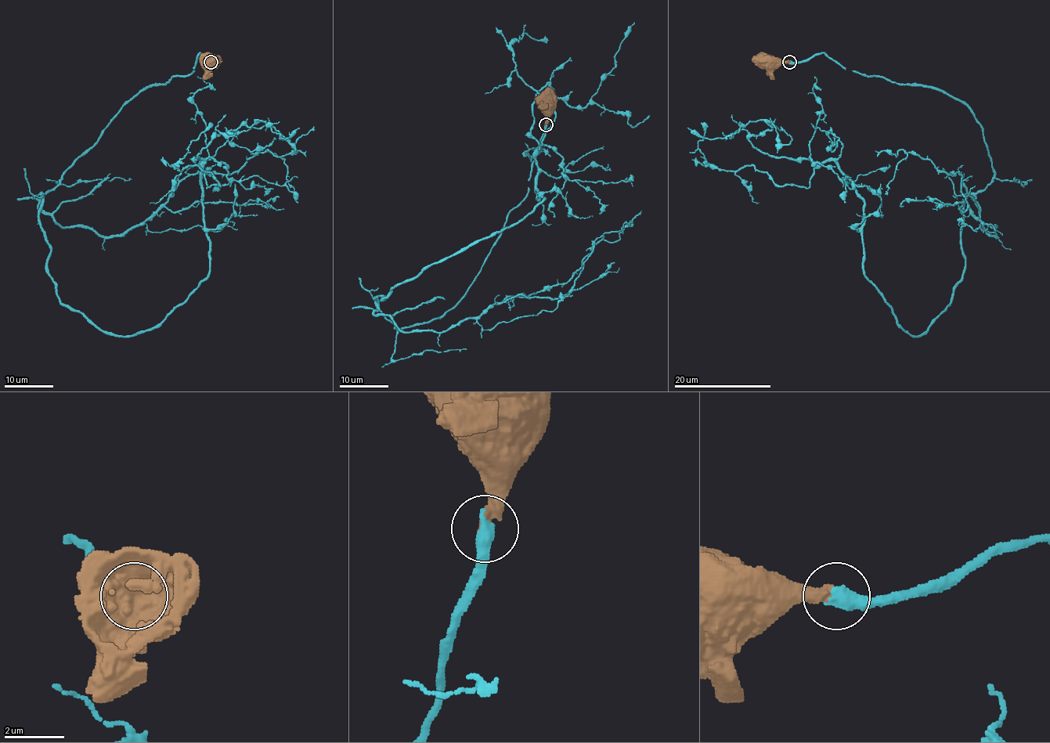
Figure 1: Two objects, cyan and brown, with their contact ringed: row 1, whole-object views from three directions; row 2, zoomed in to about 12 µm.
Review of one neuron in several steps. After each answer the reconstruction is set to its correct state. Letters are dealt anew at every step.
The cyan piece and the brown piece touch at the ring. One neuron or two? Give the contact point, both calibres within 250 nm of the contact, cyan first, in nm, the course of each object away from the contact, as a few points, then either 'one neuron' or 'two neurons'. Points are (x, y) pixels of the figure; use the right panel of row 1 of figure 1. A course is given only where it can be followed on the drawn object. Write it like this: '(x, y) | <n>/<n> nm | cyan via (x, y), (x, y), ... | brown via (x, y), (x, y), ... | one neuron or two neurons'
(789, 62) | 550/340 nm | cyan via (790, 62), (982, 128), (921, 335), (832, 160), (687, 128) | brown via (790, 62), (776, 60), (771, 56), (768, 62) | one neuron

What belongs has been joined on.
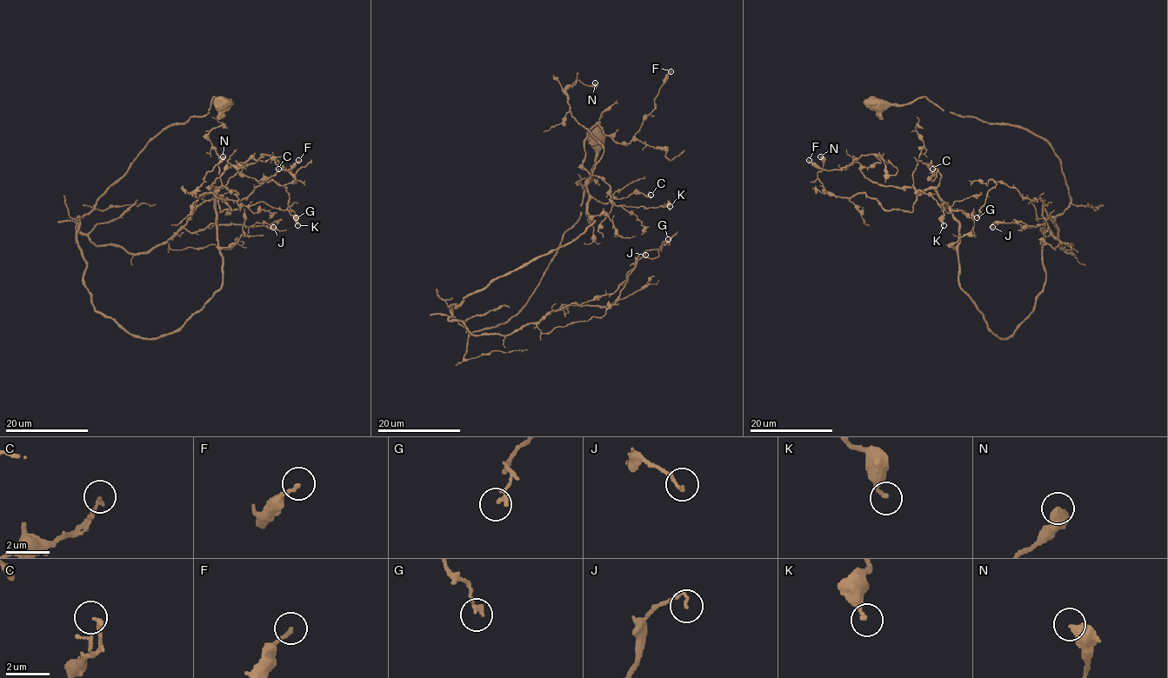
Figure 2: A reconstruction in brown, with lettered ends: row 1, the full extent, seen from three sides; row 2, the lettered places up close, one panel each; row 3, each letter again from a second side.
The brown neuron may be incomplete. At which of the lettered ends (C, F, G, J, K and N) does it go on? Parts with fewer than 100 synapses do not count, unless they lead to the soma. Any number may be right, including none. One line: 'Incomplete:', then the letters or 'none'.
Incomplete: none

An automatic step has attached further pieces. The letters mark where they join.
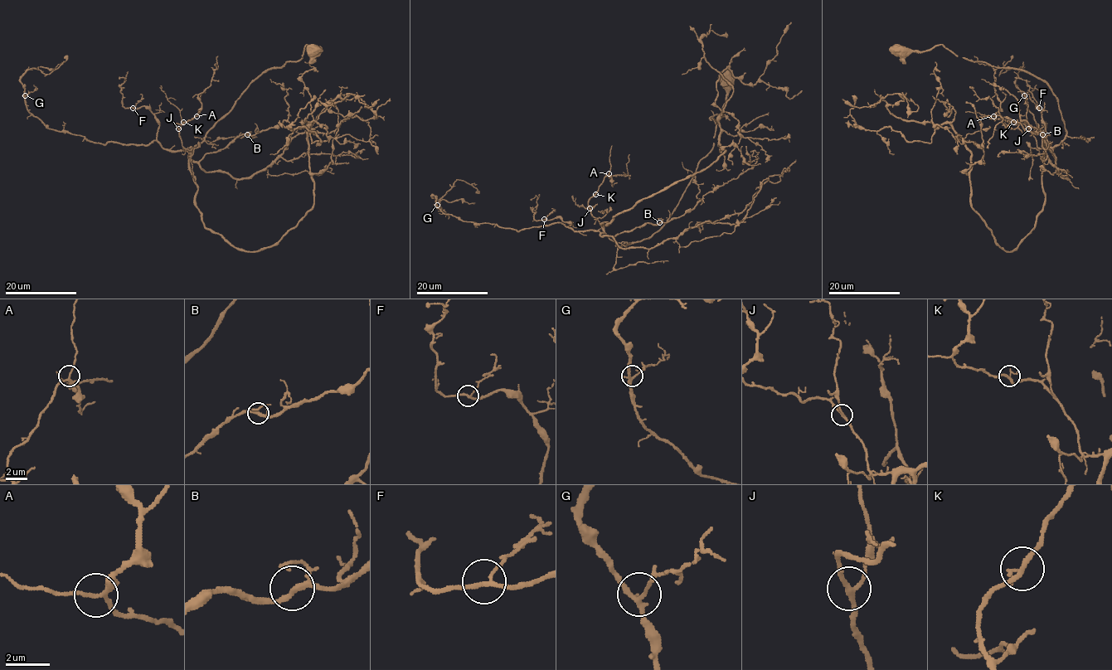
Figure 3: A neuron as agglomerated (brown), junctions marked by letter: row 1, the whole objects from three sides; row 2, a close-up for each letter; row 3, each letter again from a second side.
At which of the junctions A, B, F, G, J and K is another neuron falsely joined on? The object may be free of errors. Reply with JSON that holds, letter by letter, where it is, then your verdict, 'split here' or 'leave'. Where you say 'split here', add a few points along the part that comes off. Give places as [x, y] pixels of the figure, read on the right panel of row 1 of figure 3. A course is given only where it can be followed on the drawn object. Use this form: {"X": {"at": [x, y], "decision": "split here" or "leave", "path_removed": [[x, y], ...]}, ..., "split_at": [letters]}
{"A": {"at": [993, 116], "decision": "leave"}, "B": {"at": [1042, 134], "decision": "leave"}, "F": {"at": [1039, 108], "decision": "leave"}, "G": {"at": [1024, 95], "decision": "leave"}, "J": {"at": [1028, 128], "decision": "leave"}, "K": {"at": [1013, 122], "decision": "leave"}, "split_at": []}

